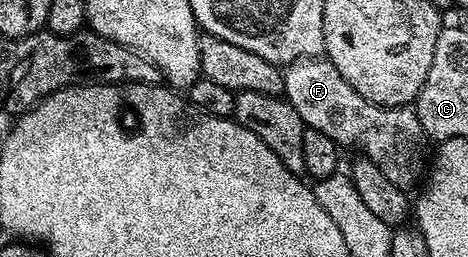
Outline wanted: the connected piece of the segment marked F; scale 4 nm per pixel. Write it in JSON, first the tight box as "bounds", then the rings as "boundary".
{"bounds":[284,57,426,191],"boundary":[[[324,57],[289,64],[284,71],[284,97],[298,110],[305,126],[325,133],[341,148],[360,150],[357,152],[374,161],[401,190],[408,191],[421,182],[426,169],[426,136],[413,108],[380,107],[366,101]]]}

